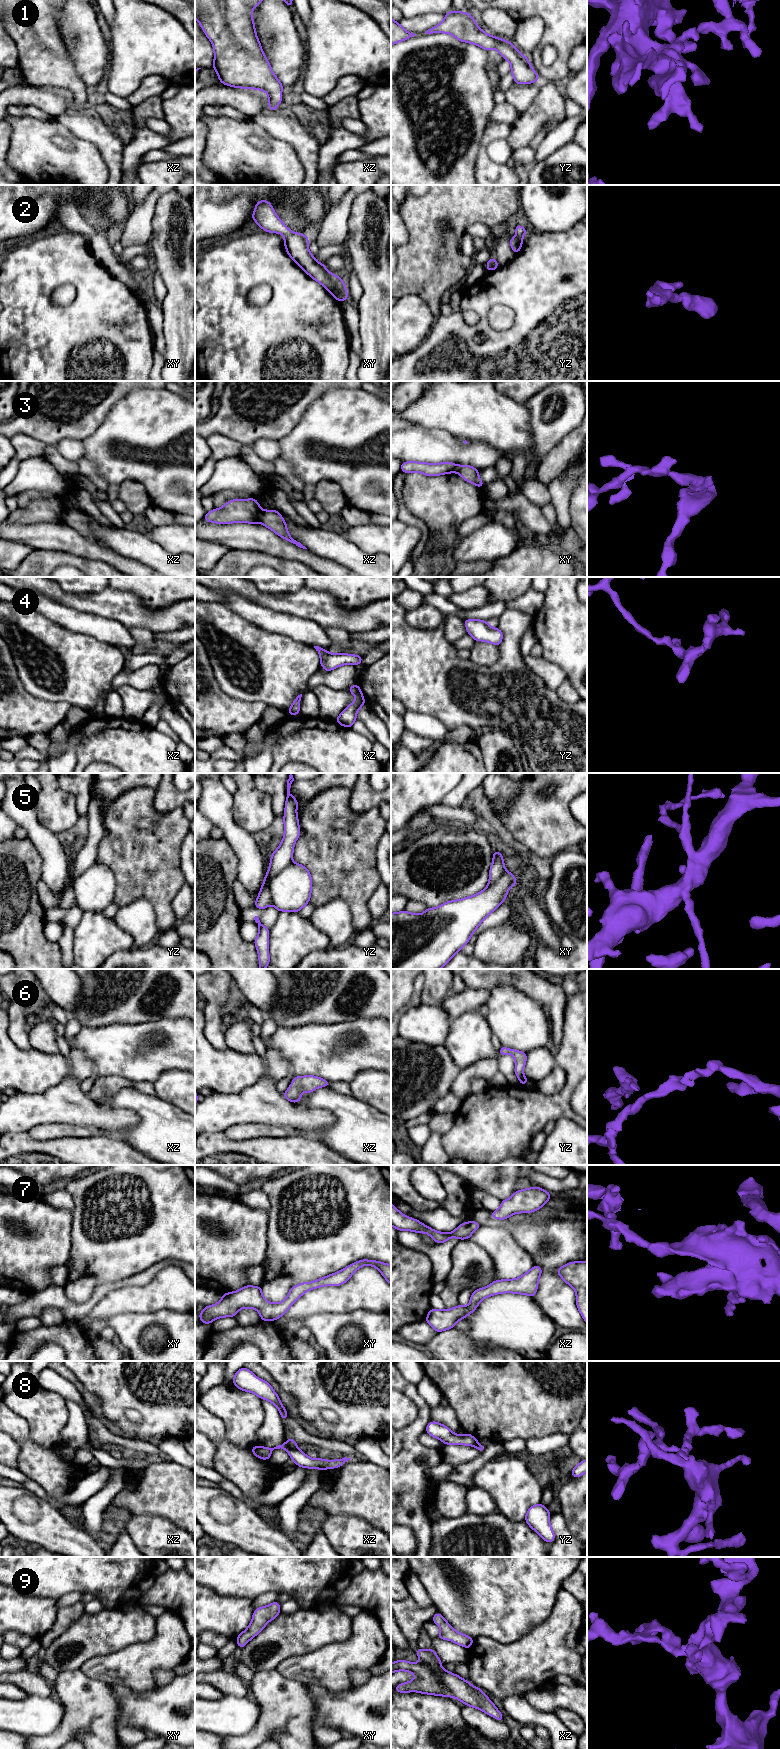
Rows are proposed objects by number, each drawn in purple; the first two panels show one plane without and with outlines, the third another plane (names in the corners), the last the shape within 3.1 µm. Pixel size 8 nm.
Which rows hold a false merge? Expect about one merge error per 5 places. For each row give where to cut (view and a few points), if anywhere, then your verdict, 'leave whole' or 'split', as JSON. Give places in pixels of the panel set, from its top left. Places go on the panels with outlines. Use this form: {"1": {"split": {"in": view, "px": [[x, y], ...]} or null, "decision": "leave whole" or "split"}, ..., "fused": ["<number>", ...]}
{"1": {"split": null, "decision": "leave whole"}, "2": {"split": null, "decision": "leave whole"}, "3": {"split": {"in": "xz", "px": [[262, 510], [258, 521]]}, "decision": "split"}, "4": {"split": null, "decision": "leave whole"}, "5": {"split": null, "decision": "leave whole"}, "6": {"split": null, "decision": "leave whole"}, "7": {"split": null, "decision": "leave whole"}, "8": {"split": {"in": "xz", "px": [[285, 1443], [296, 1449]]}, "decision": "split"}, "9": {"split": null, "decision": "leave whole"}, "fused": ["3", "8"]}

